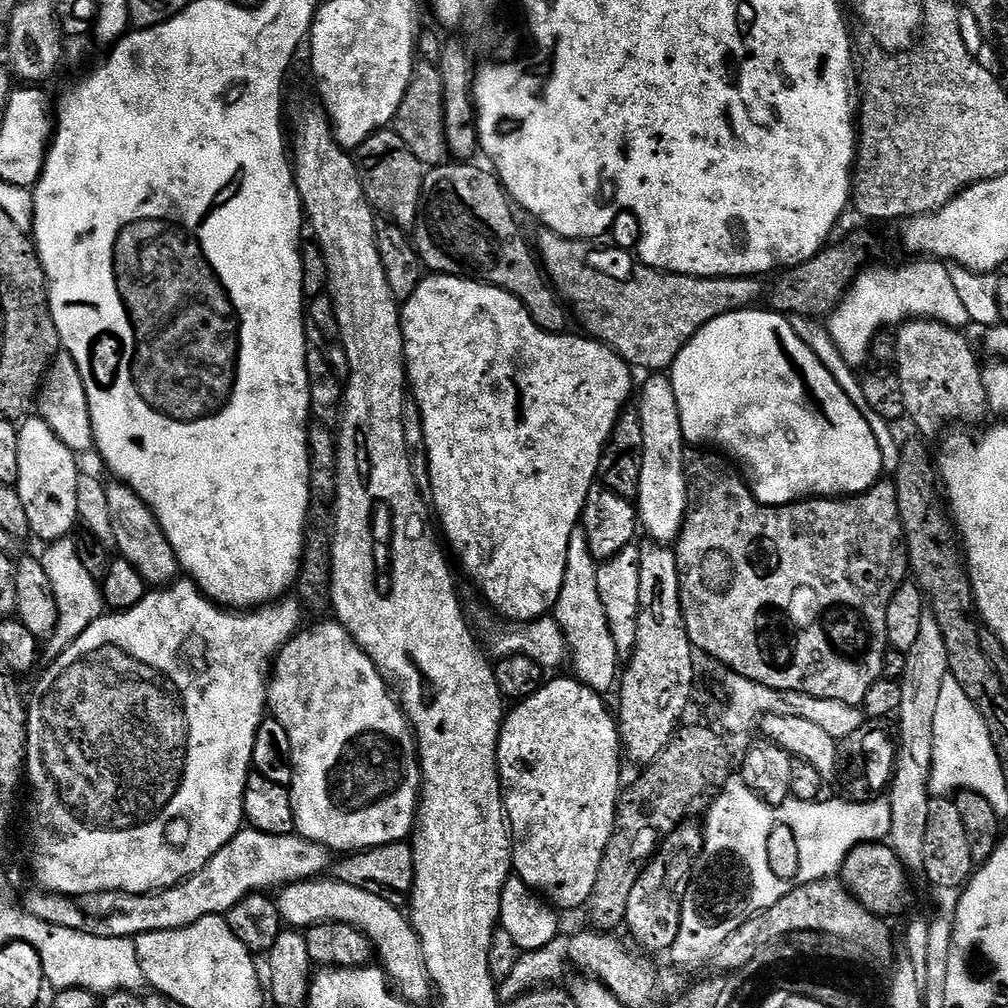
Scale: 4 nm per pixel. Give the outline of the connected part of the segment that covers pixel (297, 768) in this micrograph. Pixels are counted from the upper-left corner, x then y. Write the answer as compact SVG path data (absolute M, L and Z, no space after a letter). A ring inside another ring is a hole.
M331 622L332 624L320 624L313 632L307 632L307 630L301 631L299 634L292 637L292 640L280 651L280 655L274 664L274 675L270 682L270 712L281 726L283 726L287 732L290 742L292 743L292 755L294 757L294 779L290 785L290 791L292 799L296 806L296 826L299 835L305 836L308 840L313 840L319 844L325 844L333 851L342 851L342 854L355 854L361 850L367 850L370 848L381 848L383 844L399 844L409 839L408 835L413 835L414 825L418 820L418 793L422 788L422 780L418 775L418 741L414 735L414 729L409 723L408 717L404 715L403 707L398 703L397 697L394 695L393 689L390 687L389 681L386 679L383 672L380 671L380 667L377 666L375 661L371 659L367 650L356 641L352 633L348 631L345 625L339 622Z

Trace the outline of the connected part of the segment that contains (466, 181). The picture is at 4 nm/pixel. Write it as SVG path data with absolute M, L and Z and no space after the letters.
M445 162L429 167L424 178L424 199L422 217L411 224L409 233L414 235L416 252L429 273L441 276L462 276L470 280L493 284L505 288L524 303L524 309L544 332L564 334L569 331L568 312L570 308L561 293L550 283L543 267L538 262L534 248L528 245L528 228L520 219L529 217L527 209L514 203L495 171L479 168L476 162Z

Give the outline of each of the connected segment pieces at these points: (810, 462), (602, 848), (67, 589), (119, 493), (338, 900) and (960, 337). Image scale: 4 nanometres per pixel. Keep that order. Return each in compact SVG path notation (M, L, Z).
M760 310L728 312L725 316L714 318L706 326L702 326L702 330L698 330L692 341L676 355L676 361L670 369L670 377L678 400L685 445L707 446L731 457L746 473L752 493L760 504L779 506L809 498L847 498L857 496L859 492L865 492L866 489L881 483L880 471L884 468L884 452L880 449L880 440L876 437L875 430L868 425L867 418L856 409L855 402L844 393L843 386L832 377L831 370L812 353L811 346L792 329L793 321L789 317L771 310L756 311Z
M568 676L544 682L535 694L521 699L515 705L517 708L505 715L496 751L500 779L506 789L515 875L560 910L583 909L591 900L603 856L614 840L612 831L618 828L618 801L622 796L622 735L617 717L613 709L611 712L604 705L605 697L601 693Z
M67 538L51 541L45 547L48 549L45 550L44 556L42 555L42 563L52 587L58 613L56 630L47 641L46 648L56 654L63 653L64 649L74 643L94 621L100 619L100 607L104 608L106 604L101 585L92 577L90 570L86 570L81 549L73 540Z
M123 482L109 483L107 491L110 526L113 528L115 547L120 547L119 555L132 563L145 583L153 589L163 590L168 585L176 583L182 572L180 559L150 505Z
M311 878L289 884L277 897L283 921L296 930L307 930L314 924L352 924L365 932L374 945L375 955L389 977L398 985L399 991L413 1005L424 1004L433 999L434 985L424 967L424 956L420 952L420 938L412 921L395 908L387 895L359 888L335 878Z
M909 320L896 334L894 376L900 382L900 397L904 399L907 419L909 421L912 419L925 432L923 433L925 437L938 435L947 420L983 418L984 412L987 413L989 407L986 386L982 384L982 364L981 361L976 361L976 352L968 345L963 331L951 328L949 324L941 324L939 320Z

